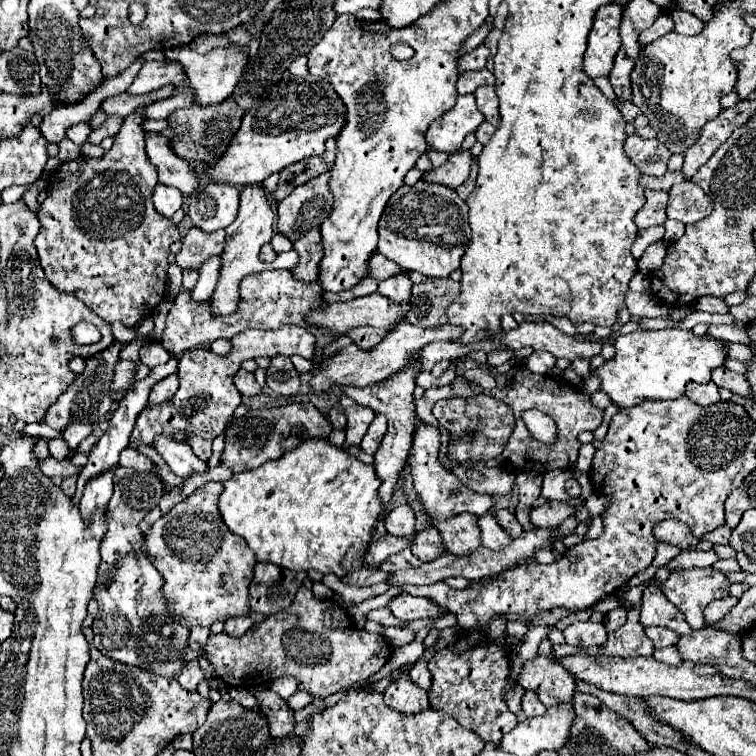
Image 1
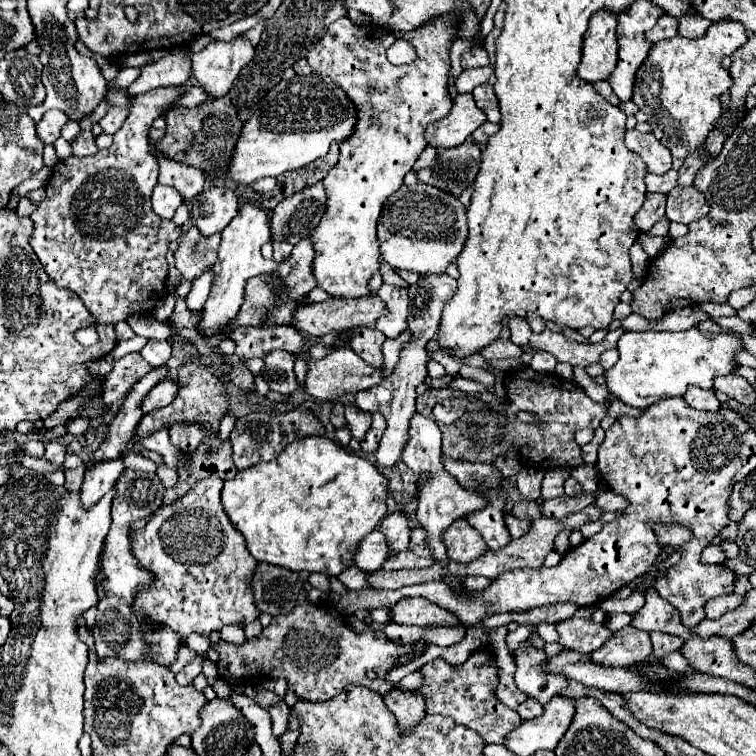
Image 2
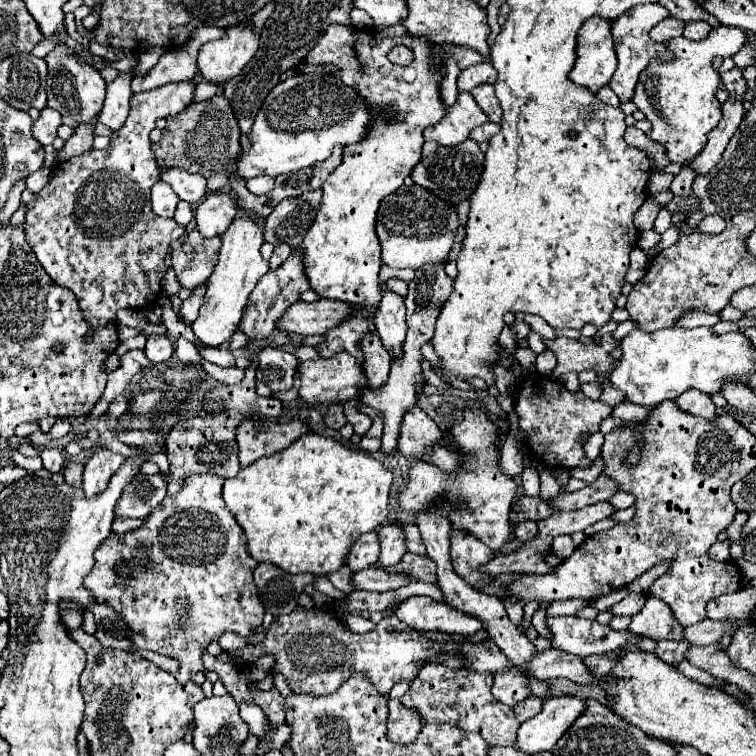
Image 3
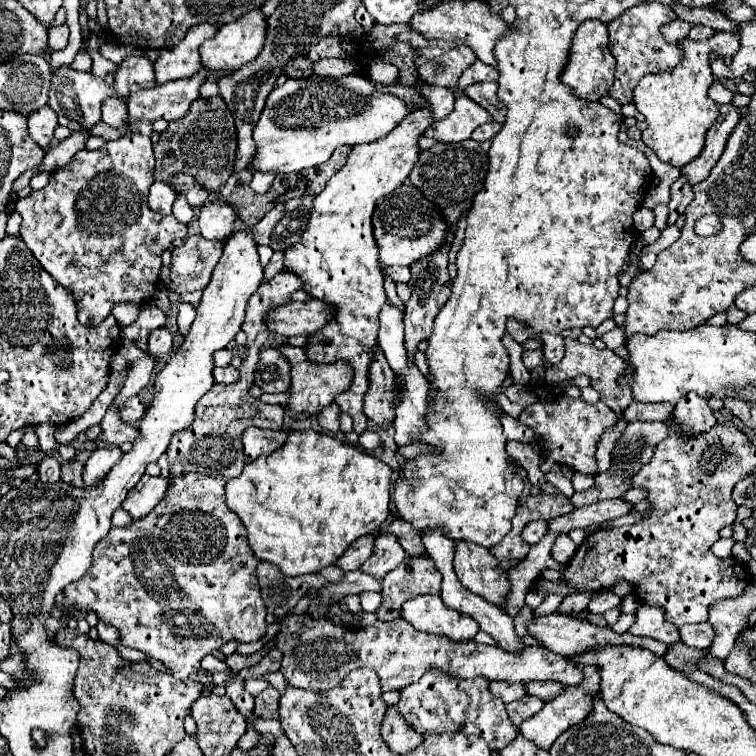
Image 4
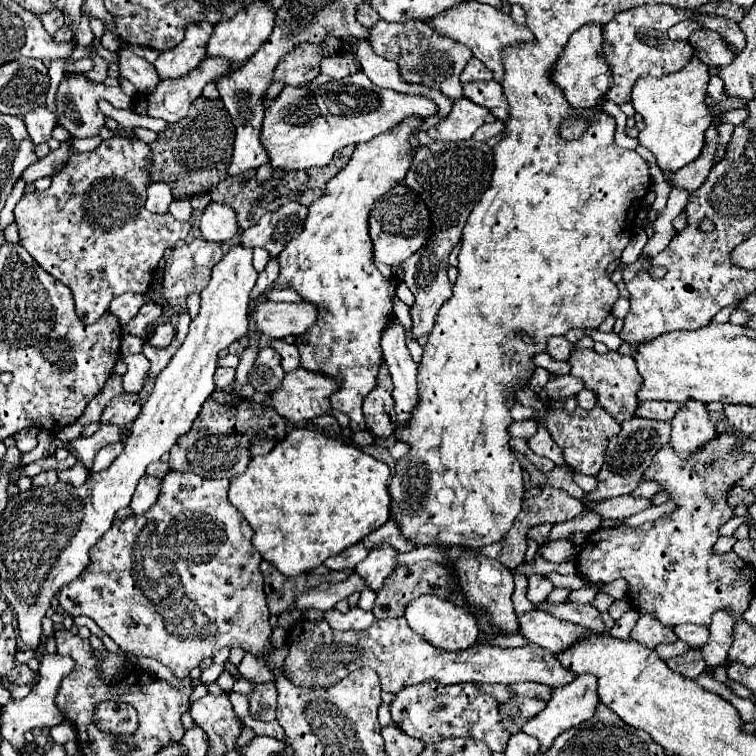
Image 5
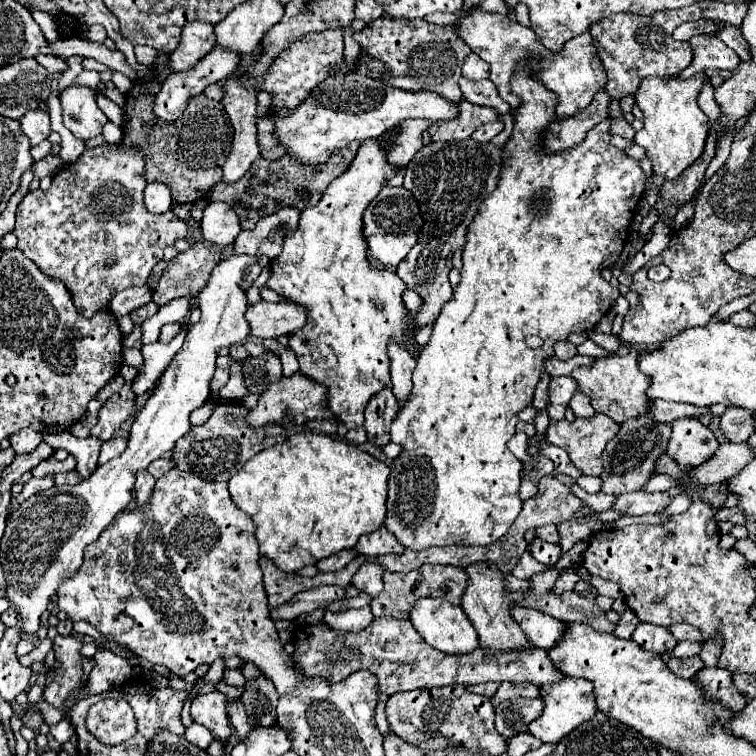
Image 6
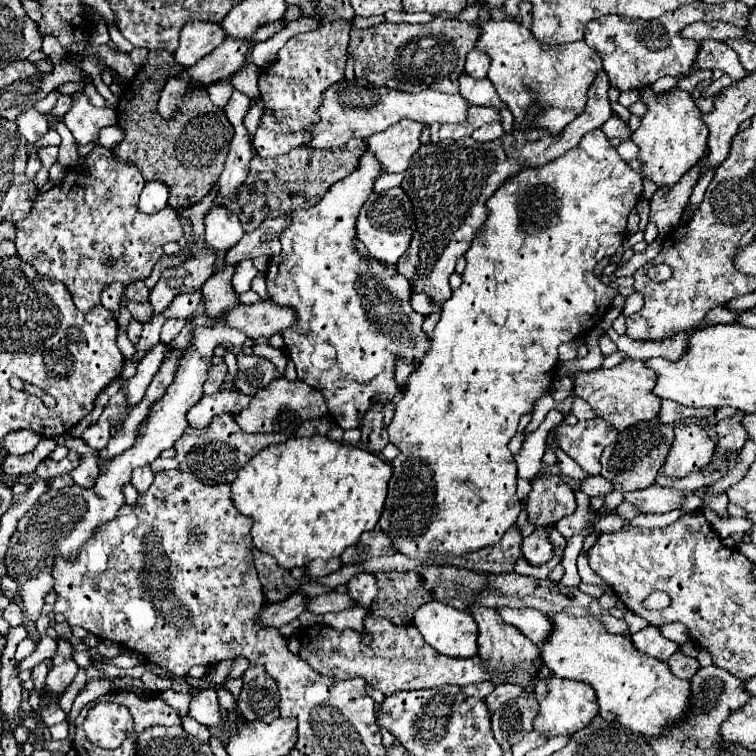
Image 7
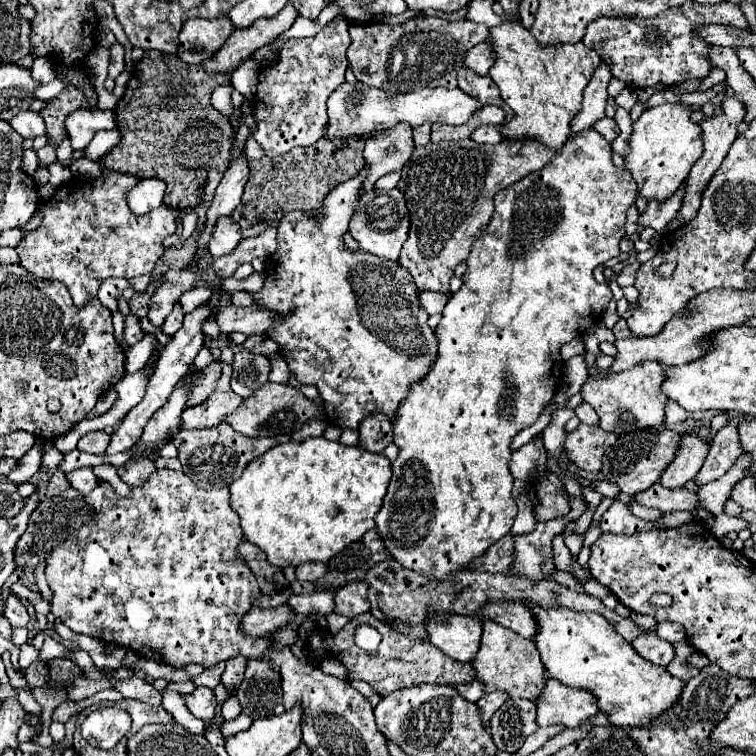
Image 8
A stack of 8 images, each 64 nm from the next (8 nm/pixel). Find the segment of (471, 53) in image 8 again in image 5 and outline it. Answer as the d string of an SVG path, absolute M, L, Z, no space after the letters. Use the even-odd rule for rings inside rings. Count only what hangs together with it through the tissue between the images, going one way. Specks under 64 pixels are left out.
M470 58L468 66L460 74L460 82L468 84L468 82L476 82L476 80L492 80L492 70L488 70L478 58Z

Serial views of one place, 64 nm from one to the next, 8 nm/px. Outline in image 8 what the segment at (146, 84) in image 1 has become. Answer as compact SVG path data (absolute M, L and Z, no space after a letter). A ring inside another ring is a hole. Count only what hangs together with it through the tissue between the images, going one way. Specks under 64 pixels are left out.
M226 16L218 20L192 18L182 26L178 58L186 64L200 64L202 60L208 60L232 32L232 24Z

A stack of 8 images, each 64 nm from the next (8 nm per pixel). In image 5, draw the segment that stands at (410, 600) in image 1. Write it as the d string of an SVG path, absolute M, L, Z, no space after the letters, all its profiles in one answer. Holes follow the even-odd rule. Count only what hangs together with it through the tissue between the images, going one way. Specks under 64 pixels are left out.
M586 584L586 586L580 588L580 590L572 590L568 598L570 598L570 602L574 602L574 604L590 604L590 602L594 600L596 592L598 592L598 586L596 586L596 584ZM420 596L412 600L406 608L404 618L408 620L414 632L422 634L424 638L428 638L428 642L432 642L434 646L442 646L444 650L464 650L476 642L476 636L480 632L478 620L472 618L468 610L456 608L448 600L442 600L436 596Z

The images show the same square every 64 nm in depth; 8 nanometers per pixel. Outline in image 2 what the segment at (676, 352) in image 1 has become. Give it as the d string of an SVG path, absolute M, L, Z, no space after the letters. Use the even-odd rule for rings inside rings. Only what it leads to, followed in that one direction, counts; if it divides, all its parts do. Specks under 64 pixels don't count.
M688 328L682 332L626 332L618 340L618 352L620 360L604 372L606 386L612 396L616 396L620 402L632 406L632 408L644 408L650 406L662 398L674 398L682 396L690 384L700 388L712 388L712 380L720 374L734 372L736 362L732 360L732 354L742 348L740 338L728 336L728 334L702 334L696 328Z

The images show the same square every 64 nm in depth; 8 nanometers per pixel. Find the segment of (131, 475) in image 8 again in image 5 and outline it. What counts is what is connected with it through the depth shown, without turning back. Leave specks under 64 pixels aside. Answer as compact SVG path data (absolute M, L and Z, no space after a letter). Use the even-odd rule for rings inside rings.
M144 474L140 478L140 482L138 482L138 486L136 486L136 492L134 492L132 500L130 500L132 512L134 514L148 512L156 504L156 500L160 496L160 488L162 488L162 480L160 478Z

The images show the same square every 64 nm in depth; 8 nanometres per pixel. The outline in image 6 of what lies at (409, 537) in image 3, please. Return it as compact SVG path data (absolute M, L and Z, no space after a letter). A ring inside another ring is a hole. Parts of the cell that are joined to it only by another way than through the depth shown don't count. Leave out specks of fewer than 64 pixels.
M380 526L376 532L372 534L364 534L358 544L356 544L356 552L362 556L382 556L382 554L402 554L406 548L400 546L398 538L392 536L388 530L384 530L384 526Z

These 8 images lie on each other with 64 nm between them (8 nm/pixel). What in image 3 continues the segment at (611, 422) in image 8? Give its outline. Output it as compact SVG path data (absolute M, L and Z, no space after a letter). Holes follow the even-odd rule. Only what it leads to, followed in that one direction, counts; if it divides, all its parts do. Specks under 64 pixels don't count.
M612 334L602 336L600 344L584 344L580 340L570 340L570 338L554 338L554 340L544 340L546 350L552 350L556 354L558 366L552 372L550 378L562 380L562 374L566 372L582 372L582 370L596 370L596 372L606 372L612 370L614 360L610 356L610 350L616 348L616 338ZM600 382L600 384L604 386L604 392L602 392L602 396L600 396L600 400L602 400L604 404L616 406L616 402L622 402L622 400L624 400L624 394L620 394L618 390L614 390L608 382Z

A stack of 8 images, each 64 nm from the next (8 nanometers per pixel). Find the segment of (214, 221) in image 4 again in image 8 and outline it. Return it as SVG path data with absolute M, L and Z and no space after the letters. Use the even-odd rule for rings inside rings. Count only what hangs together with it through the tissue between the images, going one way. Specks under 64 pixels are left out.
M222 216L214 224L214 232L210 236L208 250L214 258L218 258L218 256L224 256L224 254L232 252L238 246L240 240L242 240L240 224L230 216Z

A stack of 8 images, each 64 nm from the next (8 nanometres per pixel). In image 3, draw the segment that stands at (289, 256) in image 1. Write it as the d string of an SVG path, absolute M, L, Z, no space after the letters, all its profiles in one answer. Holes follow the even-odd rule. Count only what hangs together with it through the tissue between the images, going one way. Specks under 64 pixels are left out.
M242 212L242 216L238 216L220 238L222 248L218 252L214 272L208 278L208 292L204 296L204 304L200 308L200 316L192 322L194 334L212 348L230 340L244 314L250 292L254 290L256 282L270 270L270 264L260 254L260 246L264 242L264 226L252 214Z

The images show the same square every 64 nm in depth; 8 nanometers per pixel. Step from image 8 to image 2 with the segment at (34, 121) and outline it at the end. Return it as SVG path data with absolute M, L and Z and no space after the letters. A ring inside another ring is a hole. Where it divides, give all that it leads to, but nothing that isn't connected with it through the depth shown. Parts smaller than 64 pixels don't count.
M48 110L36 124L36 132L44 144L54 144L60 138L60 130L70 122L70 116L62 110Z

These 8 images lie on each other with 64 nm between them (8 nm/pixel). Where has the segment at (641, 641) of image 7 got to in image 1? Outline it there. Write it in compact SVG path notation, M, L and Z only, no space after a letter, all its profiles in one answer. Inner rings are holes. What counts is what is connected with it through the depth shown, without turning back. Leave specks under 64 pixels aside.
M656 578L644 582L650 584L642 590L642 612L640 622L642 626L664 626L668 630L674 630L676 634L690 634L692 628L686 624L684 614L664 596L660 590Z

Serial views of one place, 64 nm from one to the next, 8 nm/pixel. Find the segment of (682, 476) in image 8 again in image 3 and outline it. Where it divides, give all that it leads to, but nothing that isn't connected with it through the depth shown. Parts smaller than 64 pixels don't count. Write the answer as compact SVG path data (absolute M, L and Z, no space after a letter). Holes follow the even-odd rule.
M686 390L682 396L676 398L678 406L696 414L696 416L702 416L702 418L716 418L716 406L712 402L712 398L700 390Z

